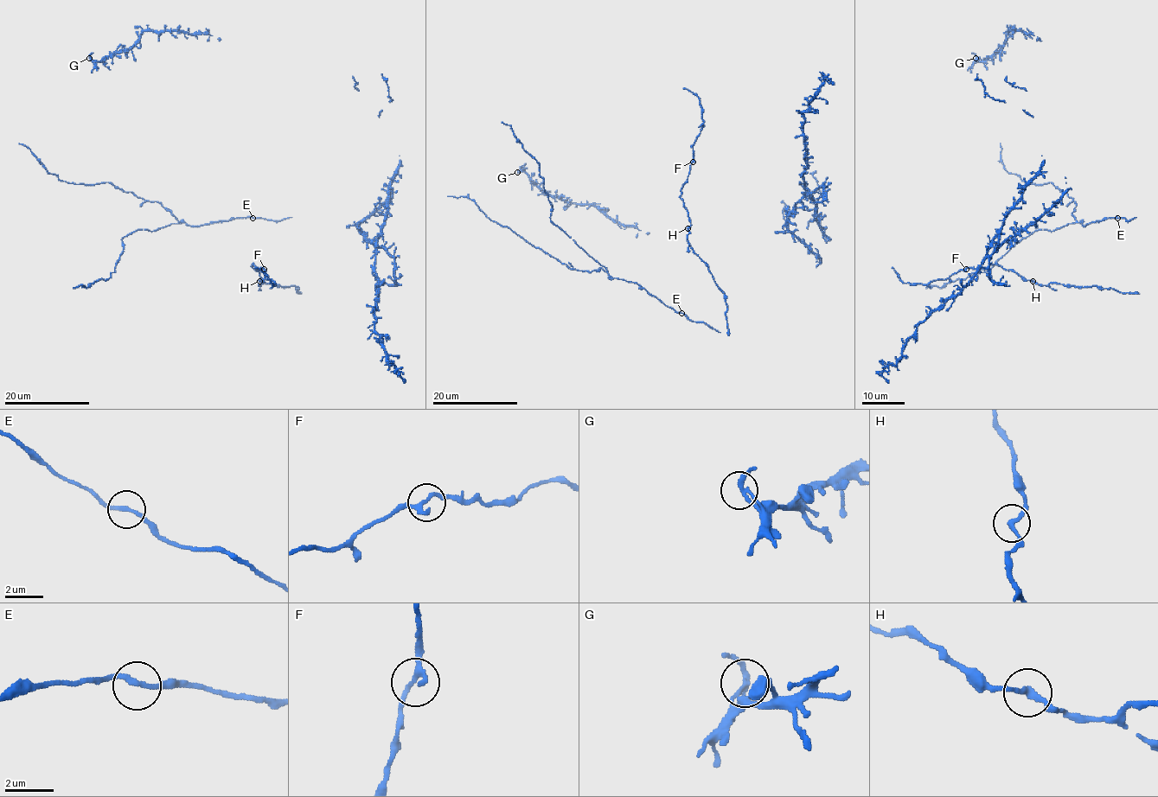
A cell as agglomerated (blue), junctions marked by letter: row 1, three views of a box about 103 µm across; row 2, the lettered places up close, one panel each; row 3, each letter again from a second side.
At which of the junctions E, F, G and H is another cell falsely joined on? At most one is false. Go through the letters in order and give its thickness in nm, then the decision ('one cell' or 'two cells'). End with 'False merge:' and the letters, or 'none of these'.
E: 200 nm | one cell
F: 220 nm | one cell
G: 220 nm | one cell
H: 240 nm | one cell
False merge: none of these

